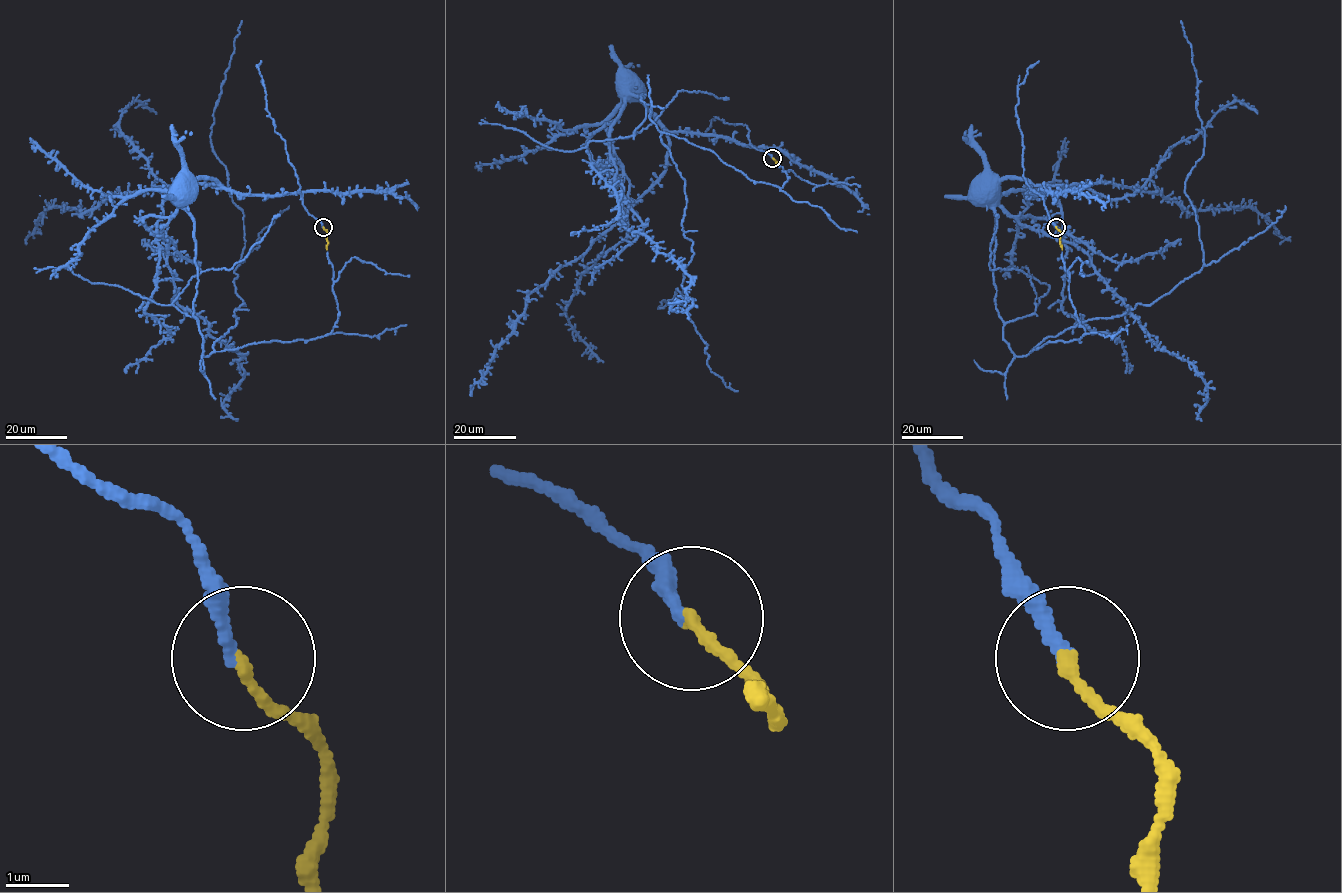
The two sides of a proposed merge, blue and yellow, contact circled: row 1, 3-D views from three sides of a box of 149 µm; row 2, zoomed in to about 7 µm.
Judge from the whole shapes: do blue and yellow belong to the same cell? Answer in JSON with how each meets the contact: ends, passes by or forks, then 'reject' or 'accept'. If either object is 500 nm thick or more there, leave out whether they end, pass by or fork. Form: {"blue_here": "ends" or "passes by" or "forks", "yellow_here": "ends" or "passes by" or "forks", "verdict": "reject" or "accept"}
{"blue_here": "ends", "yellow_here": "ends", "verdict": "accept"}

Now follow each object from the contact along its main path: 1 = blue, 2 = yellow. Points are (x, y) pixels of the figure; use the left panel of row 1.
1: (323, 227), (301, 193), (193, 182), (202, 356), (245, 305), (243, 212), (210, 133), (242, 20)
2: (323, 227), (327, 232), (327, 249)

